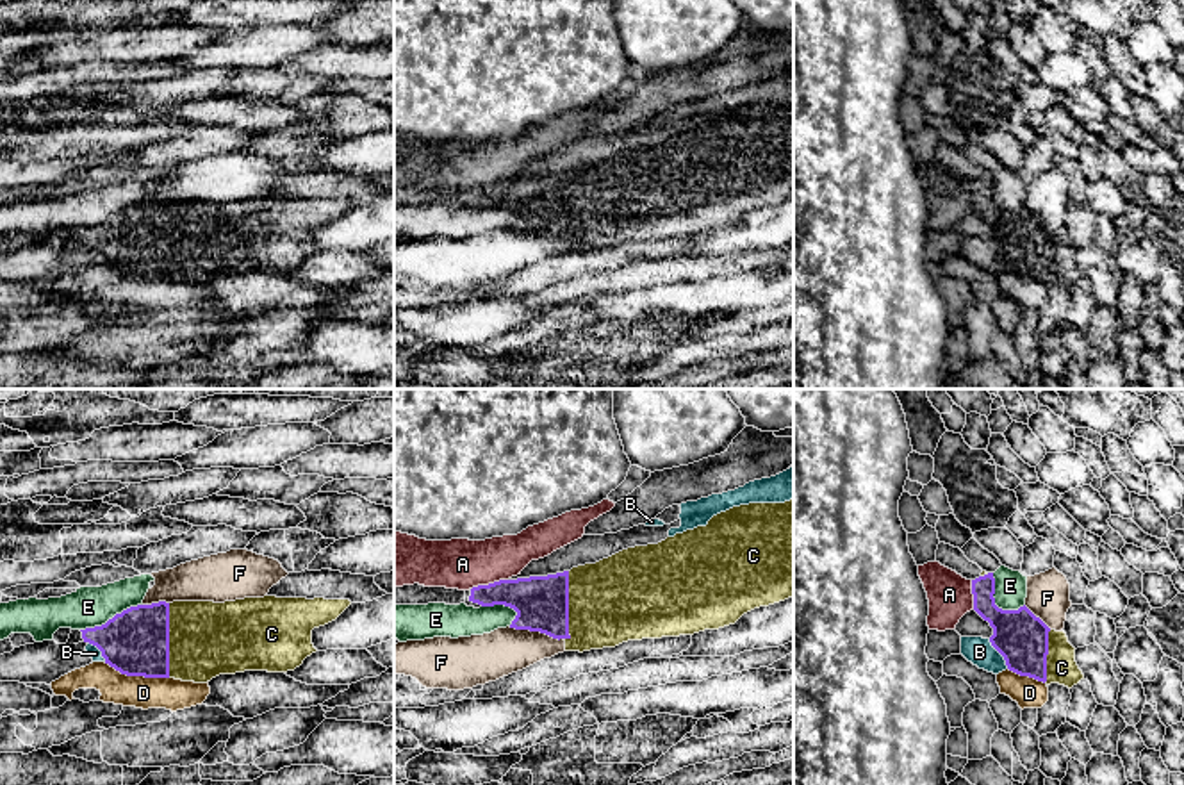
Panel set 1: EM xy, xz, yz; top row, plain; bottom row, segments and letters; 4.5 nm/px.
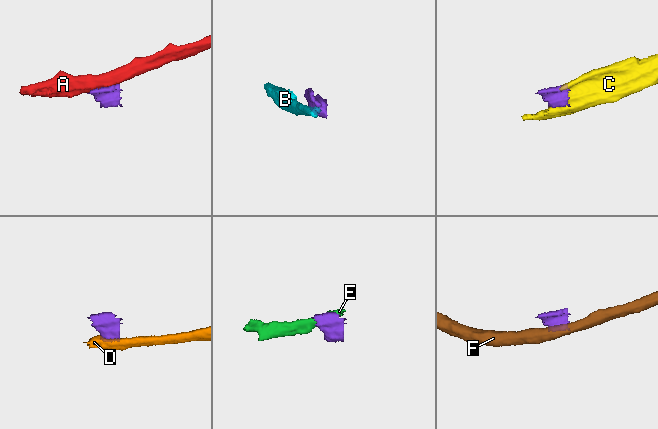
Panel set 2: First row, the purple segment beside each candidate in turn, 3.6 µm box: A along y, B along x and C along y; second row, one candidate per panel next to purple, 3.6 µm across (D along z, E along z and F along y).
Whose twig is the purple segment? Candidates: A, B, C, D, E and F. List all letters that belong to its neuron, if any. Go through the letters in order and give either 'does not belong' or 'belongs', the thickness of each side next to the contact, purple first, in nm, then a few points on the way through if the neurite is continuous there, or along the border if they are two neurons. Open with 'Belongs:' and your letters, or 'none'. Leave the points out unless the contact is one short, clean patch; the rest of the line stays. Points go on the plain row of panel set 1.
Belongs: C
A: does not belong; 240 nm thick on the purple side, 220 nm on the other; border along xz (507, 179), (478, 184), (471, 190)
B: does not belong; 240 nm thick on the purple side, 120 nm on the other; border along yz (988, 239), (1008, 268)
C: belongs; 300 nm thick on the purple side, 340 nm on the other
D: does not belong; 300 nm thick on the purple side, 140 nm on the other; border along xy (104, 263), (127, 275), (168, 279)
E: does not belong; 300 nm thick on the purple side, 180 nm on the other; border along xy (141, 204), (116, 213), (100, 225), (81, 231)
F: does not belong; 240 nm thick on the purple side, 220 nm on the other; border along xz (509, 227), (544, 232), (562, 239)

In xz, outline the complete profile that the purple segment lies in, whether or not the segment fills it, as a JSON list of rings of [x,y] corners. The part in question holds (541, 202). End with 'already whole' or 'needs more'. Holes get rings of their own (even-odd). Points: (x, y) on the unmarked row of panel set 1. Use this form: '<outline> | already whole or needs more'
[[[793,100],[785,103],[749,103],[713,116],[697,127],[658,145],[622,150],[596,164],[571,171],[499,180],[471,189],[469,202],[481,207],[505,205],[517,212],[510,228],[540,232],[565,241],[565,252],[615,248],[628,241],[694,236],[735,225],[744,214],[793,196]]] | needs more

